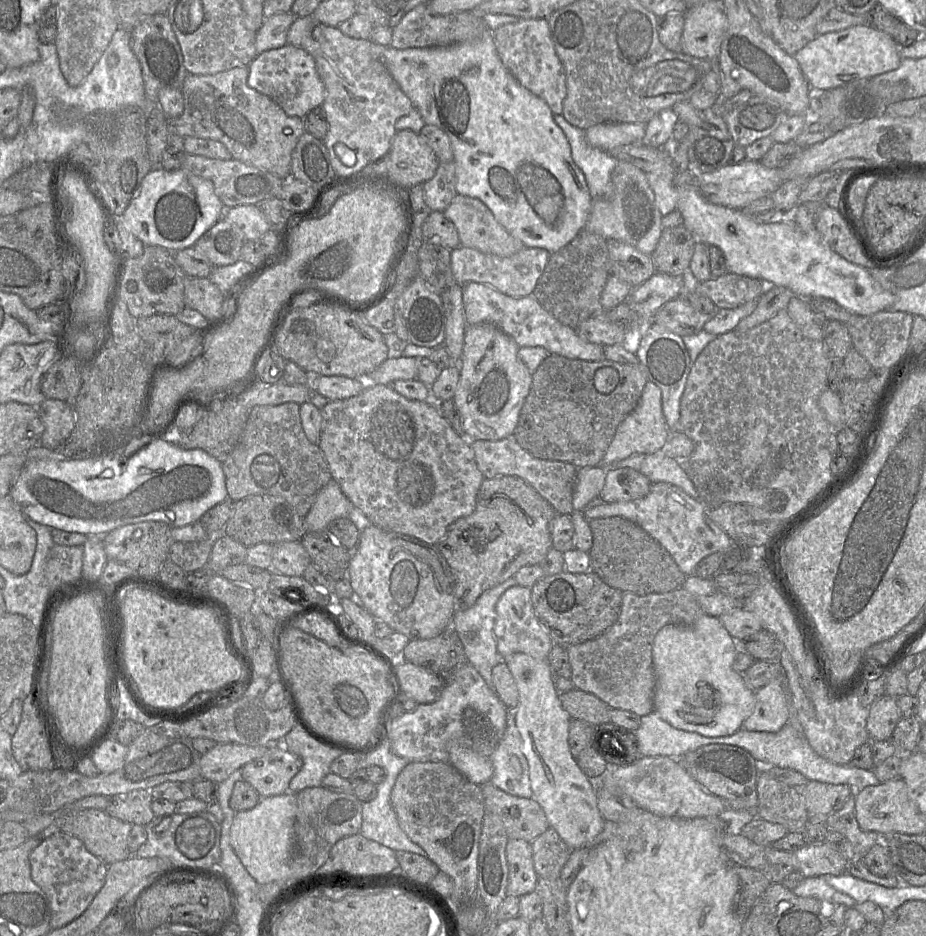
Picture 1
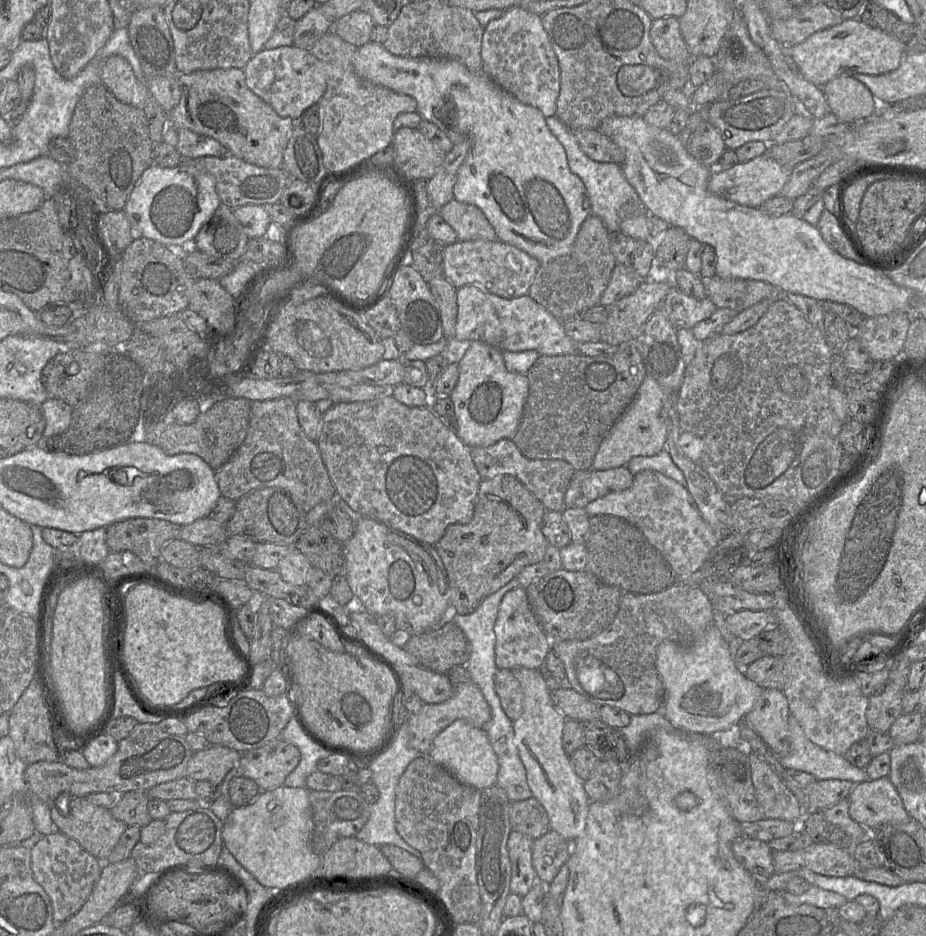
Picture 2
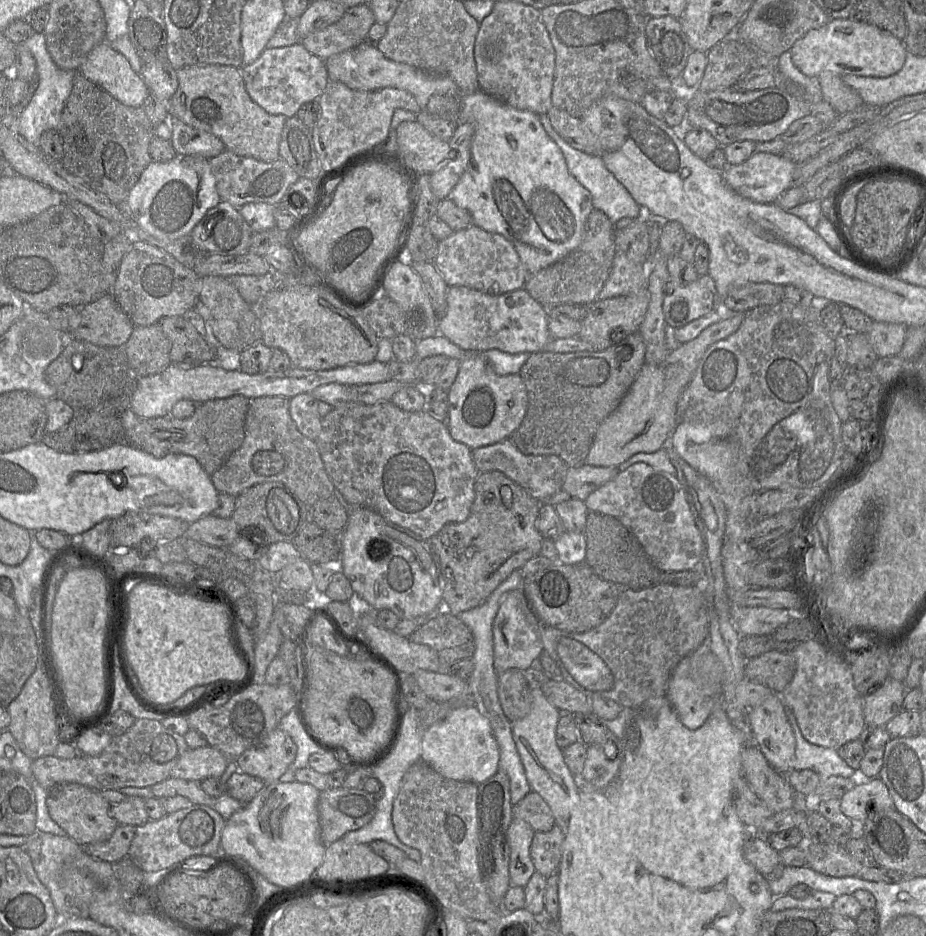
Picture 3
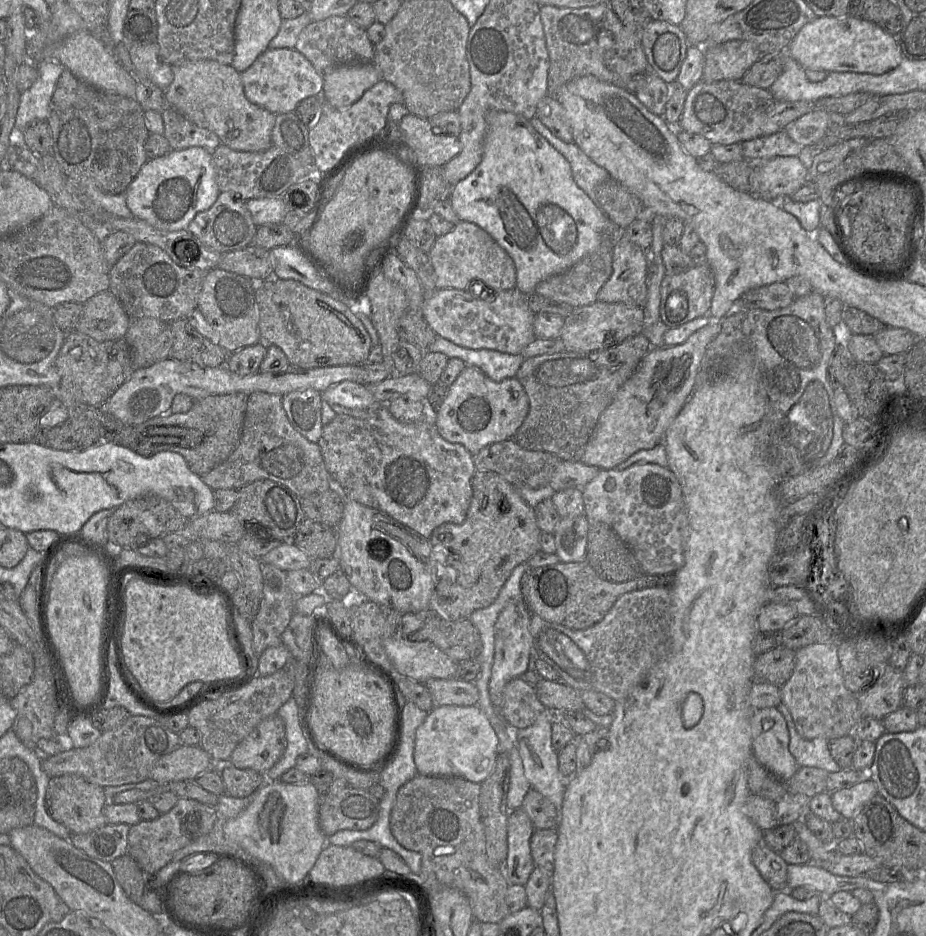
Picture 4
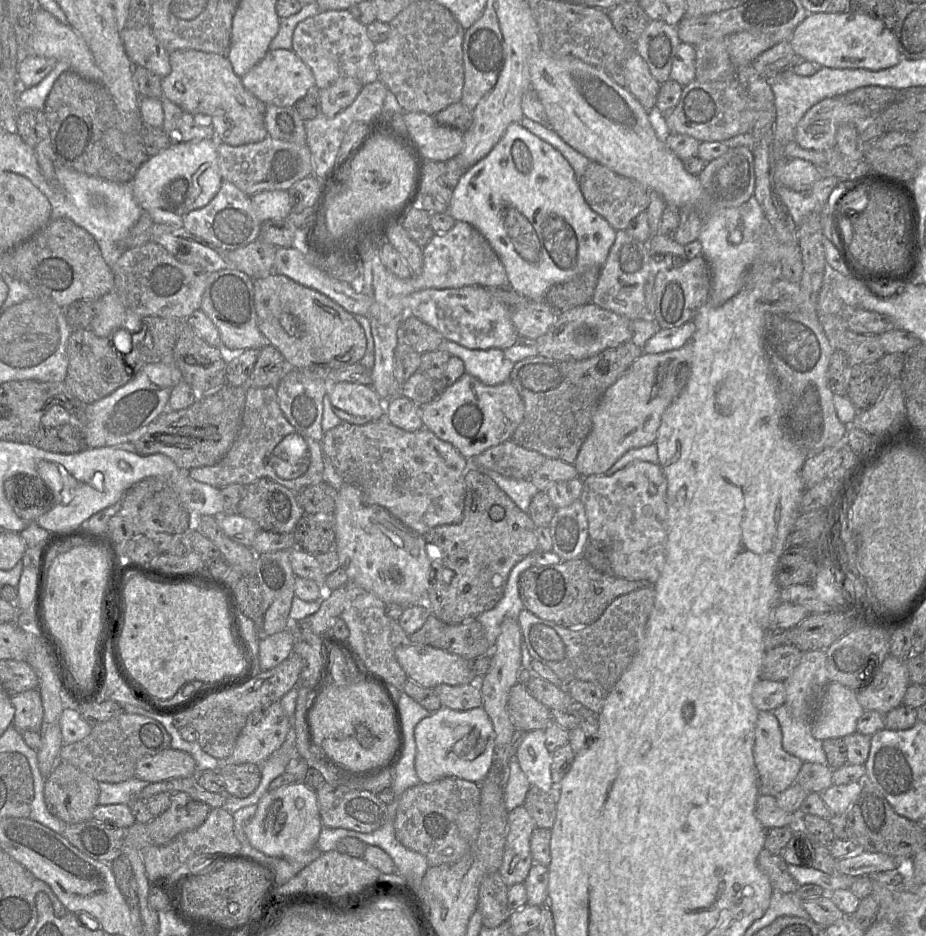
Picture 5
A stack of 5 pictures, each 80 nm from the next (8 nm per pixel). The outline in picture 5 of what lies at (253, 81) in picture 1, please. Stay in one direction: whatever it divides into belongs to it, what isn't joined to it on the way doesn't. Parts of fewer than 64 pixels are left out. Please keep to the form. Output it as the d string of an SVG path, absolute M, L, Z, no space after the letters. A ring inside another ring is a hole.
M268 50L265 56L243 77L244 87L265 104L278 107L295 107L308 90L315 86L315 77L311 69L293 50Z

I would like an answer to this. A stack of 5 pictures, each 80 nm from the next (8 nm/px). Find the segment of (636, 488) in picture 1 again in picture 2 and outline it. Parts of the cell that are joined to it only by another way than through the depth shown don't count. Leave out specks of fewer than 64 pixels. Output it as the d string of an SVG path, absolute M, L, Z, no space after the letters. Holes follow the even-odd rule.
M626 465L606 470L590 469L588 472L581 486L581 497L589 501L611 492L624 490L632 484L634 479L634 474Z

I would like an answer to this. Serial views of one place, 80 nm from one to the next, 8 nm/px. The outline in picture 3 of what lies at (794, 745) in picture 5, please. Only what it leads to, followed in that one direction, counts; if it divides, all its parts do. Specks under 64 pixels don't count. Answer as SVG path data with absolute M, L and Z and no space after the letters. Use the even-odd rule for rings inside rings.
M785 705L784 710L796 741L792 770L809 769L816 772L821 779L827 779L831 776L841 776L859 780L858 772L847 765L839 756L837 750L808 742L803 737L791 708Z

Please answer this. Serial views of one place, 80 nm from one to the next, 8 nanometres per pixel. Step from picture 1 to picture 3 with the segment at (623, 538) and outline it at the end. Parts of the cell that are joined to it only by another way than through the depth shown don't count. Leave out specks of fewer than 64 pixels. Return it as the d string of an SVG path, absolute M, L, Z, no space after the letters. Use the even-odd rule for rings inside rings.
M588 512L586 527L586 563L606 581L626 585L630 589L652 588L663 582L659 570L645 553L635 535L611 515Z

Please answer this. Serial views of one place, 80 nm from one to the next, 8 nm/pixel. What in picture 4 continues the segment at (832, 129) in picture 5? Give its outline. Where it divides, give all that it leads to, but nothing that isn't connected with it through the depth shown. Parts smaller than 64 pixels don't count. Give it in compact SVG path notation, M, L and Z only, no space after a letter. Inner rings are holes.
M812 111L790 123L784 131L800 146L815 146L828 130L829 113Z

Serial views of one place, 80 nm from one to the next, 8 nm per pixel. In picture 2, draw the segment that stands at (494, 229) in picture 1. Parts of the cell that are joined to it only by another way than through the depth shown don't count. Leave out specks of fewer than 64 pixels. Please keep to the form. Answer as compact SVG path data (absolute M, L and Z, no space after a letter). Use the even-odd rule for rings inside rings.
M452 199L438 213L453 228L459 241L498 240L493 226L475 205Z

